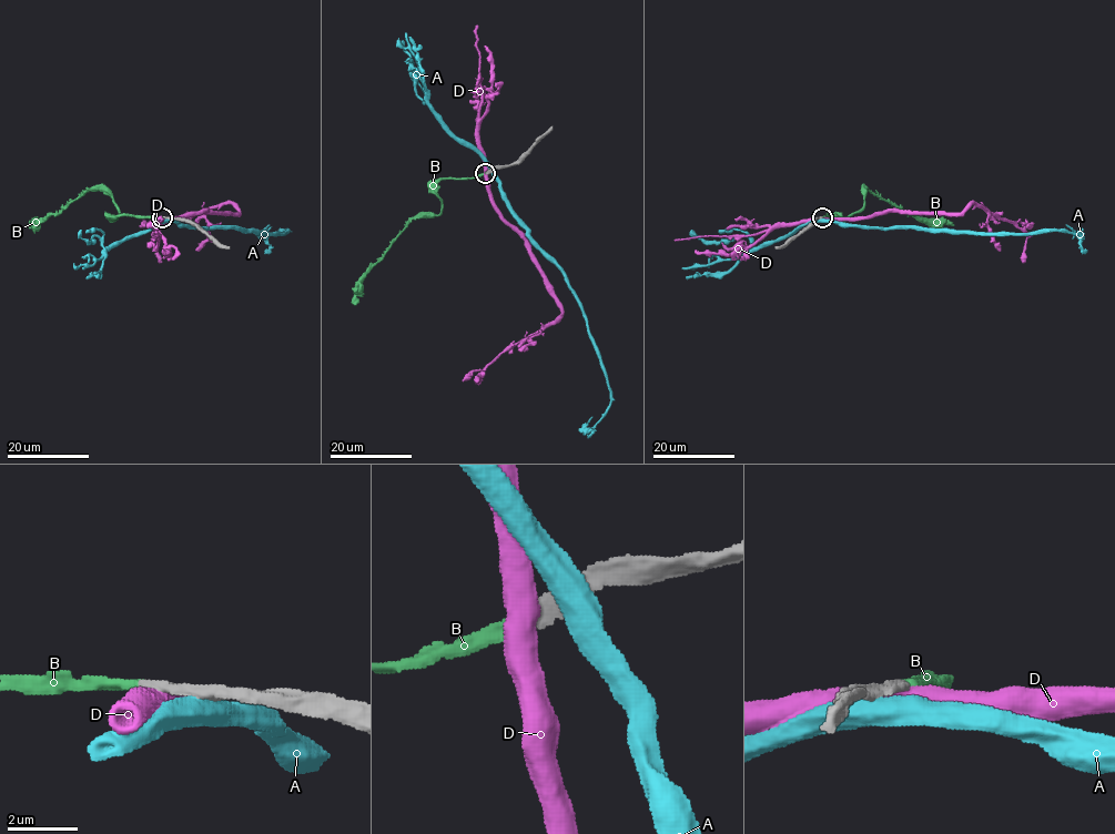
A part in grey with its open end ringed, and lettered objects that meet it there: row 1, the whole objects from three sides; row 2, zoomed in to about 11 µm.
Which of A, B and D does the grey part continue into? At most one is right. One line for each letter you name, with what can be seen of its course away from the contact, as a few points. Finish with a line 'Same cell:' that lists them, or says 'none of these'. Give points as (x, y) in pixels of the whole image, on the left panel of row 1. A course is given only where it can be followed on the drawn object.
B: Its course: (162, 217), (114, 217), (119, 214), (114, 200), (102, 191), (88, 190), (58, 213), (31, 225)
Same cell: B

